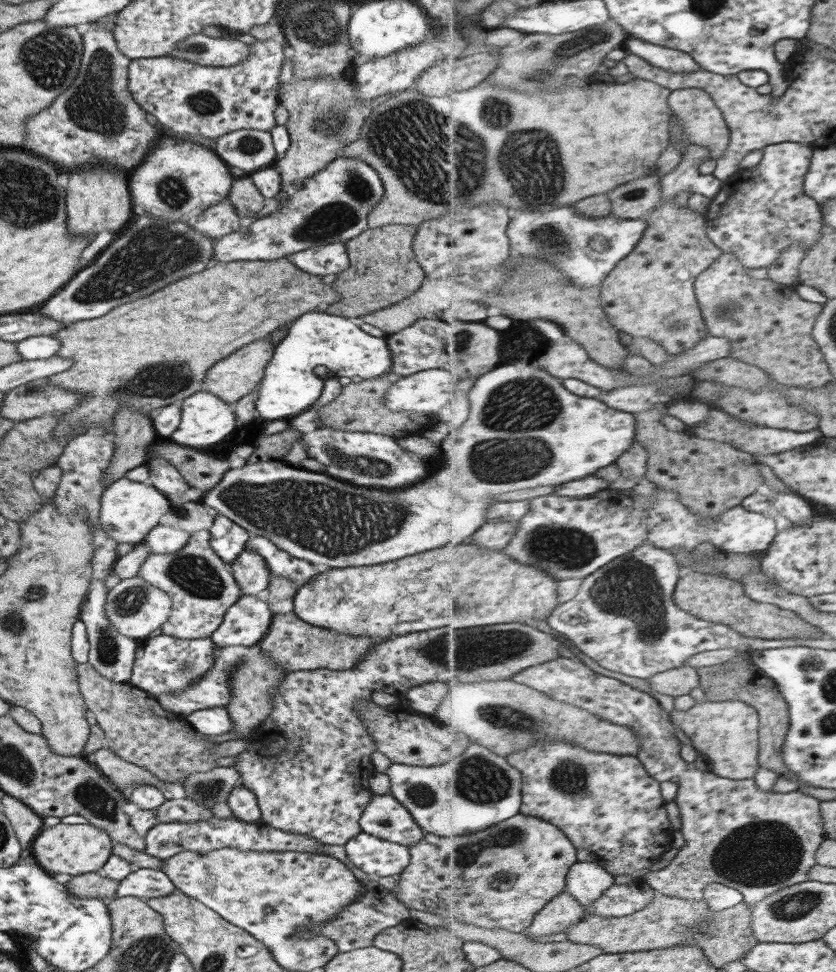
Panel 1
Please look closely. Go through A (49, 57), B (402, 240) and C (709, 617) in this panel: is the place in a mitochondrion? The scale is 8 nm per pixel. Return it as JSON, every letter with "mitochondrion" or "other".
{"A":"mitochondrion","B":"other","C":"other"}

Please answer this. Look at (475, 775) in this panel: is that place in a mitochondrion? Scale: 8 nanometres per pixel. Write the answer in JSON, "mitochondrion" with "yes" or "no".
{"mitochondrion":"yes"}

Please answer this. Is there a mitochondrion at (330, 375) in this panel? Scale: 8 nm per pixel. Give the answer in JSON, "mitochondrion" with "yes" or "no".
{"mitochondrion":"no"}

